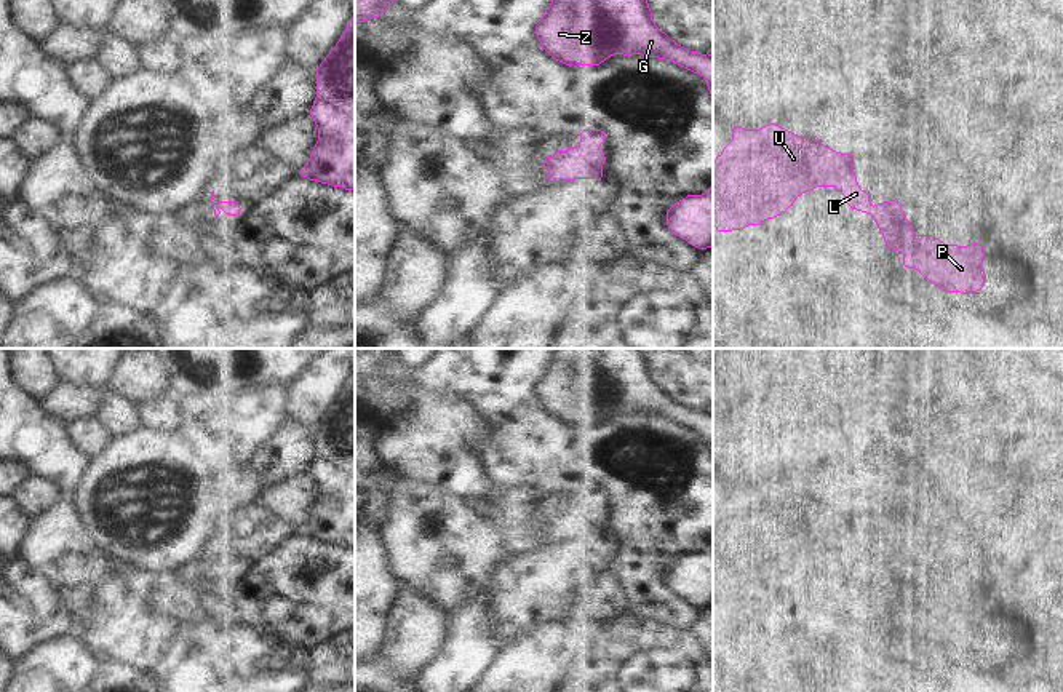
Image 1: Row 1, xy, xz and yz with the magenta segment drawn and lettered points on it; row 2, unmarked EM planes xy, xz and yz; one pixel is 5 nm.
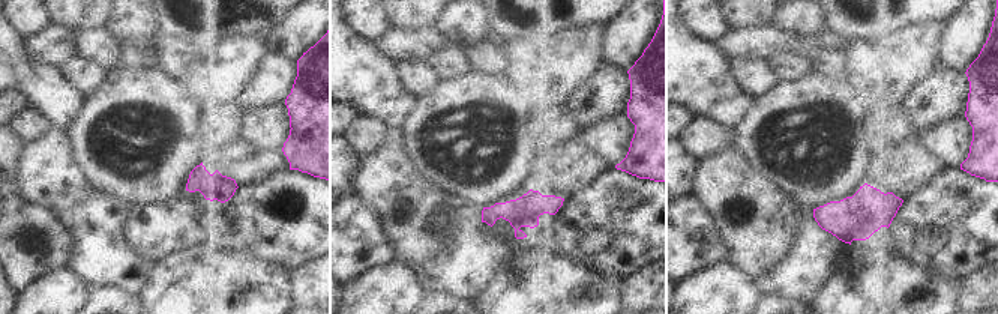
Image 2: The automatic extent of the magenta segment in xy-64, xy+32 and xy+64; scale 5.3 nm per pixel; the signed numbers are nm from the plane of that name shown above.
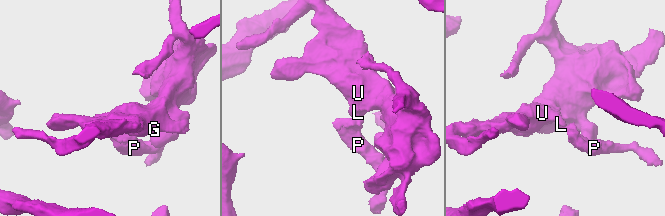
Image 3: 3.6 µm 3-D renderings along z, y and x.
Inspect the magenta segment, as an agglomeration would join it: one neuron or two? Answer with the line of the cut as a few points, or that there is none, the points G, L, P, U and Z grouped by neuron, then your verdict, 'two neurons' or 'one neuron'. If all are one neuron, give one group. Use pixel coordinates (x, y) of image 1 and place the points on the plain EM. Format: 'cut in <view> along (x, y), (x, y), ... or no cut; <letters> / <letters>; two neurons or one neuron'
no cut; G L P U Z; one neuron

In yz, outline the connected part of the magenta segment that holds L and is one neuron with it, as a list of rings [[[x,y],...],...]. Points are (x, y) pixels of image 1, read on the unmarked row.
[[[775,481],[759,487],[732,486],[732,499],[713,519],[713,583],[718,590],[743,588],[785,571],[798,555],[817,545],[836,545],[844,559],[870,572],[889,607],[903,612],[903,623],[916,626],[926,638],[948,650],[977,650],[985,642],[985,607],[978,601],[967,604],[945,603],[932,593],[916,593],[898,558],[871,563],[860,547],[849,511],[836,510],[817,494],[798,494]]]

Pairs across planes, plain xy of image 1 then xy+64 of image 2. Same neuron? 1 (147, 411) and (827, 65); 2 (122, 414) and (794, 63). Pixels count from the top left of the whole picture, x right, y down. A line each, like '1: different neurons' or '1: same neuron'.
1: same neuron
2: same neuron

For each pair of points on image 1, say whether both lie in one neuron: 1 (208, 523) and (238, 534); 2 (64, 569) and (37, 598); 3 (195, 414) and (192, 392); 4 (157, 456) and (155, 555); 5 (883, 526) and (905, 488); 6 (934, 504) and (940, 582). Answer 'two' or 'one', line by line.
1: two
2: two
3: two
4: one
5: two
6: two

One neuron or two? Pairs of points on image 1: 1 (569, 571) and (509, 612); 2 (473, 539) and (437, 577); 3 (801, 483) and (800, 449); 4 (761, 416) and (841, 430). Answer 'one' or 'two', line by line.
1: one
2: one
3: two
4: one

